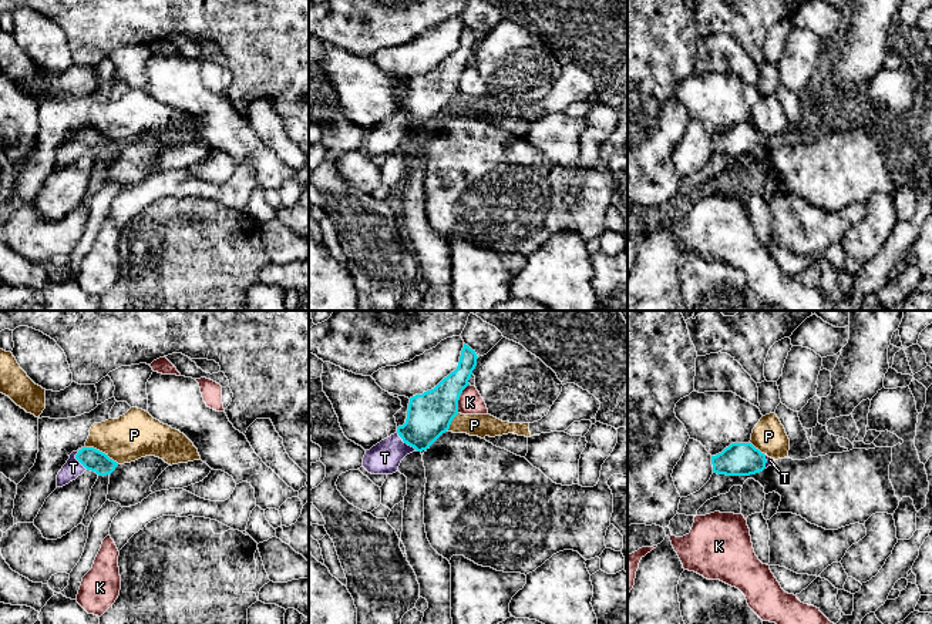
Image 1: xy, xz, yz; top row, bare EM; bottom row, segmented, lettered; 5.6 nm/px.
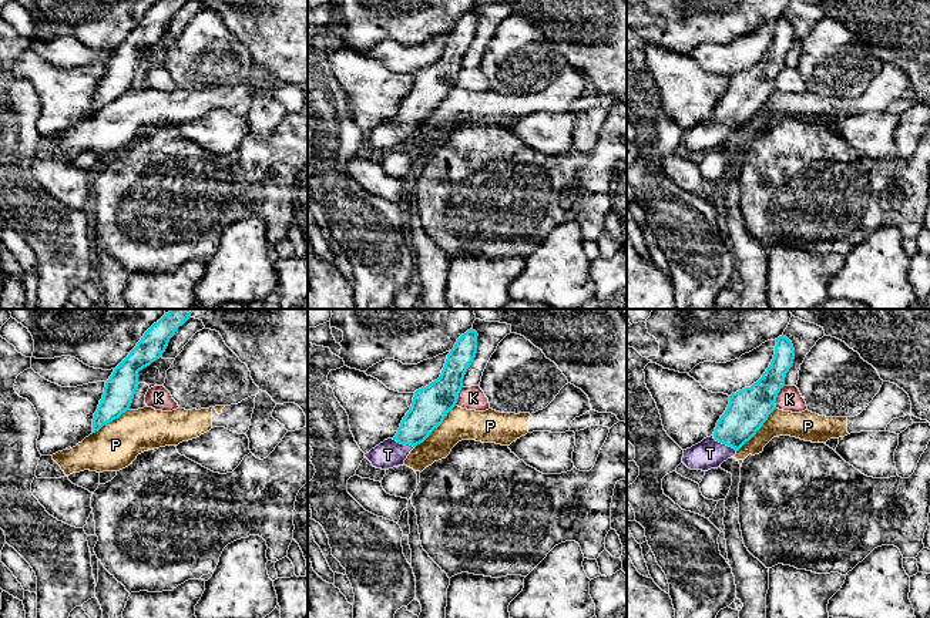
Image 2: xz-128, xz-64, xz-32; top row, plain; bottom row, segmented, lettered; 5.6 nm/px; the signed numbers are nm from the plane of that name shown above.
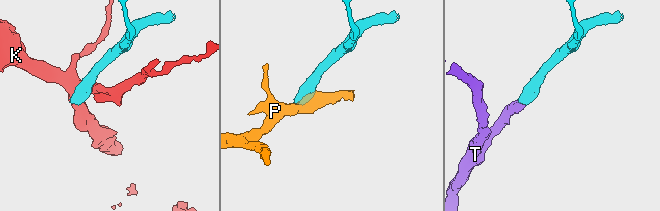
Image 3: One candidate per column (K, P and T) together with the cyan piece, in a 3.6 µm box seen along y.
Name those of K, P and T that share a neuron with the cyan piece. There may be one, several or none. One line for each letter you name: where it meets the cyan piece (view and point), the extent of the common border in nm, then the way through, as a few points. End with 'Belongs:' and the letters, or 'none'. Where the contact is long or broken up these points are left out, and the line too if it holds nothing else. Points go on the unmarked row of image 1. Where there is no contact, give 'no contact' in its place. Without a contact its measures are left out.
T: xy (77, 140) | 130 nm | across xy (91, 140), (77, 140), (73, 148)
Belongs: T

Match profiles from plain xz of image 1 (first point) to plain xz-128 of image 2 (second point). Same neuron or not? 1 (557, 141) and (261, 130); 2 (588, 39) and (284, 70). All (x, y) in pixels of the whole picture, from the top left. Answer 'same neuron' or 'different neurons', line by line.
1: different neurons
2: same neuron

